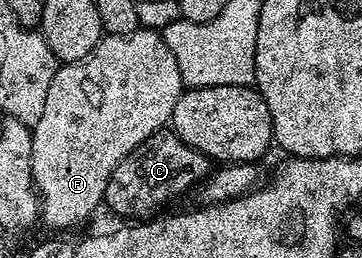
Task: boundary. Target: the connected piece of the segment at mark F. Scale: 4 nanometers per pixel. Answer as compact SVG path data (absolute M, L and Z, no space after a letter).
M140 27L131 34L122 36L102 35L101 41L95 46L87 58L76 60L70 64L62 63L58 67L55 78L51 78L51 86L47 89L47 102L43 106L43 114L39 117L39 122L32 125L32 176L33 183L41 193L42 221L53 228L69 228L85 221L104 201L107 182L110 181L111 174L116 166L135 148L140 142L146 140L151 134L162 131L172 121L175 102L179 102L183 91L179 66L175 66L175 58L171 55L171 50L167 50L167 42L160 31L153 31L149 28Z

